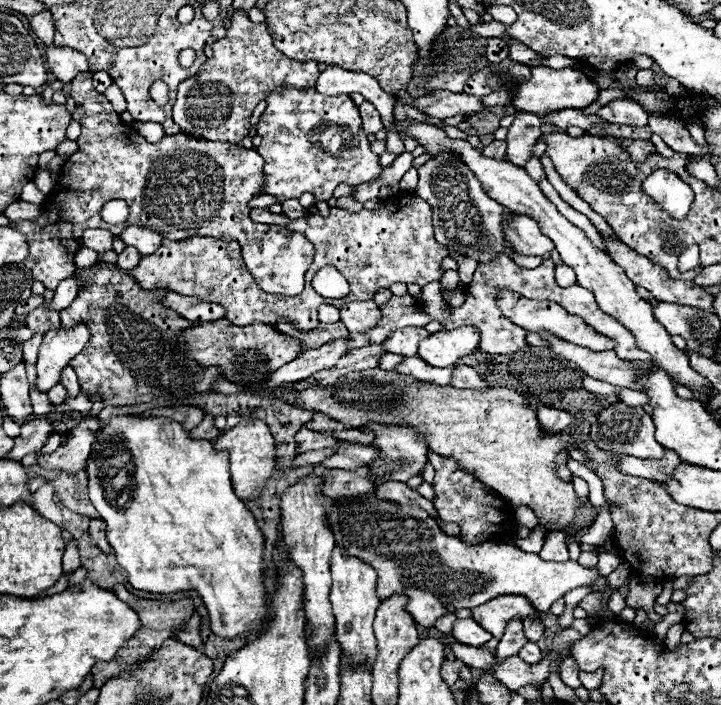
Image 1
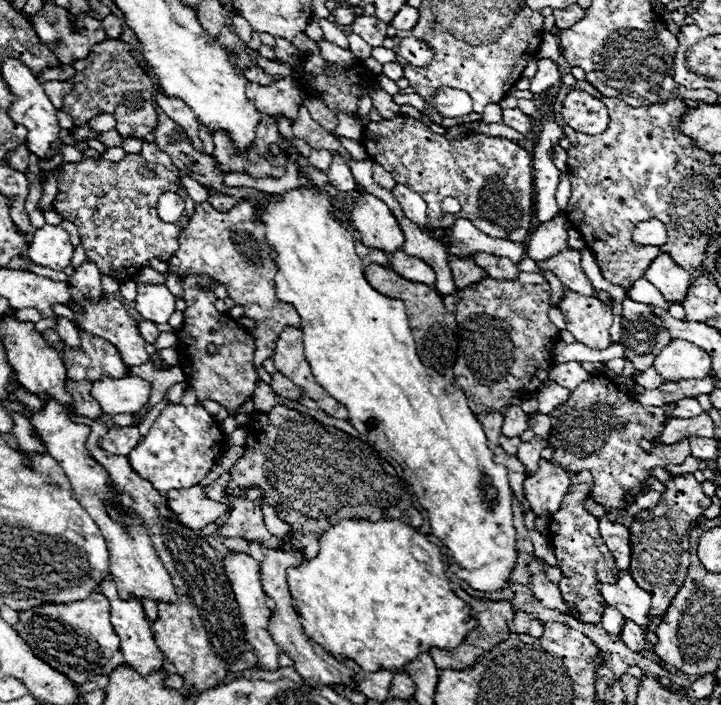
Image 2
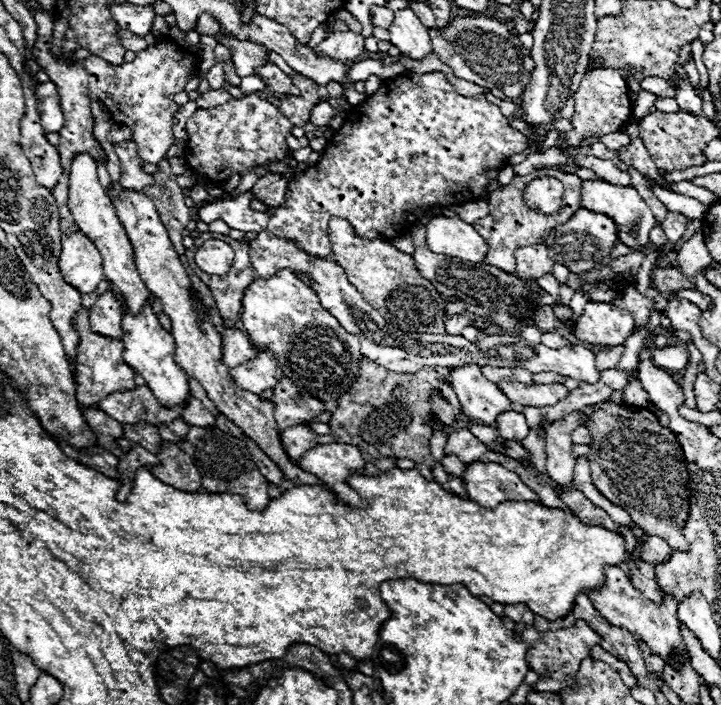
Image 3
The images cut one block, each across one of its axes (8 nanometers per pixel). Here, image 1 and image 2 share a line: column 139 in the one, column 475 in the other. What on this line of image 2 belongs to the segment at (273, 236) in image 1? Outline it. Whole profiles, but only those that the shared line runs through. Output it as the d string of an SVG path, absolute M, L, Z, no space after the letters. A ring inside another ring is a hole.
M396 116L392 120L370 122L364 128L362 144L366 154L378 162L384 170L392 174L398 184L412 188L412 192L420 194L428 204L428 222L434 228L448 228L458 218L468 218L472 222L484 220L490 222L488 230L494 226L494 236L506 240L524 240L532 232L534 218L534 176L532 176L532 156L516 142L508 138L490 138L490 136L472 136L472 142L448 140L444 134L434 134L426 124L416 118ZM444 198L456 198L462 204L458 214L442 212L440 204Z

